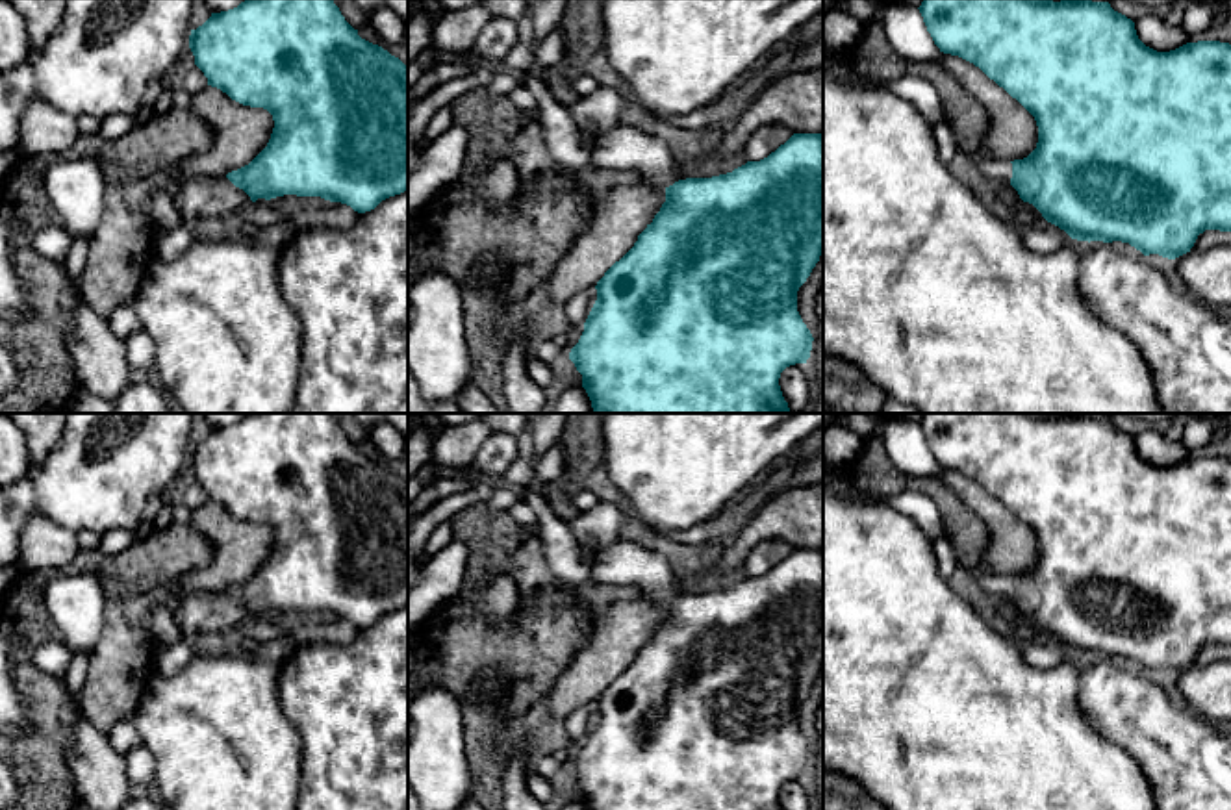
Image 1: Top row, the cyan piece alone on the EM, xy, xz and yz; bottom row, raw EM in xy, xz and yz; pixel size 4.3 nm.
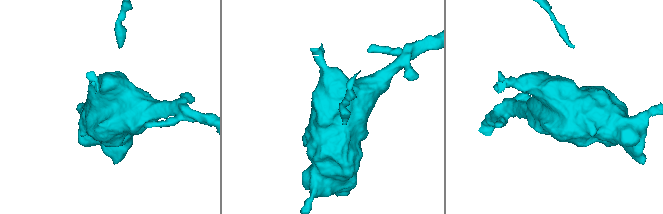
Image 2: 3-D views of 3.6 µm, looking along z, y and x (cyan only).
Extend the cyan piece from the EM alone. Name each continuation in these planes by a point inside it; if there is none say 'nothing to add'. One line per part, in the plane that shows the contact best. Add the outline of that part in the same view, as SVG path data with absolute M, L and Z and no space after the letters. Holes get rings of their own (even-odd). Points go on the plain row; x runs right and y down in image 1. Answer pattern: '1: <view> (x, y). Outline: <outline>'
1: yz (1000, 586). Outline: M977 567L971 569L977 584L994 595L997 601L1010 599L1012 593L1012 578L1007 575L997 575L988 569Z

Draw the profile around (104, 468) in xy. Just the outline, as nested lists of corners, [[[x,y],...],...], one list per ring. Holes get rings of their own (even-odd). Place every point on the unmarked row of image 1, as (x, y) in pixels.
[[[67,413],[65,428],[43,462],[13,484],[0,486],[0,567],[20,563],[20,538],[32,515],[72,530],[93,530],[98,536],[113,530],[135,530],[152,495],[165,495],[178,473],[189,463],[191,413]]]

